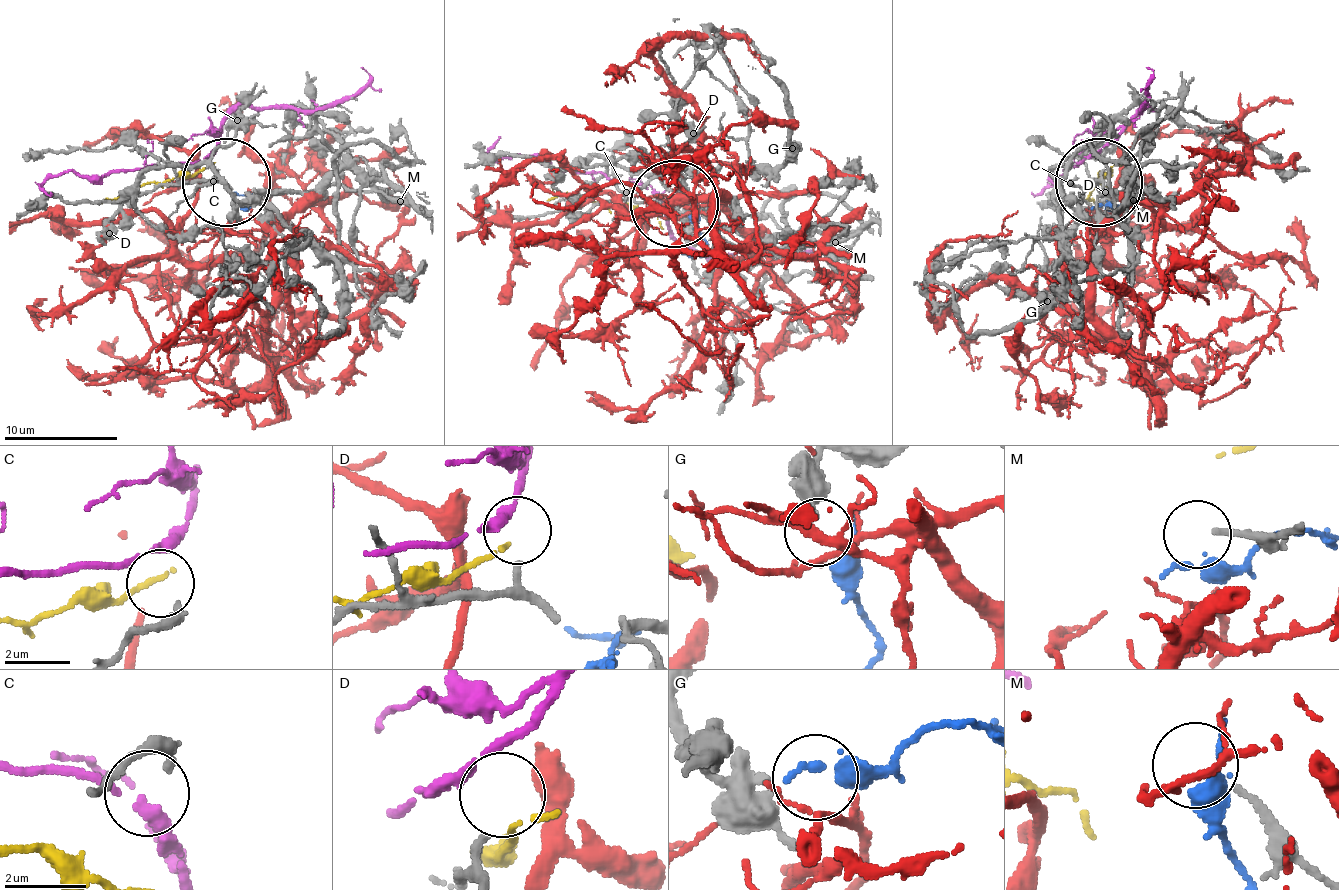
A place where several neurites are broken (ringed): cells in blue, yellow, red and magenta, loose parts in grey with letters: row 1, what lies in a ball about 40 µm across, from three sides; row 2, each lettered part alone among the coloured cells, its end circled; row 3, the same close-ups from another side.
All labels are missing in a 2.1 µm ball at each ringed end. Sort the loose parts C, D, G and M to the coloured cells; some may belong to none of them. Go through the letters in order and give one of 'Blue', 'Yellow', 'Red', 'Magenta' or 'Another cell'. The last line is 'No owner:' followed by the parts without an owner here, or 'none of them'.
C: Magenta
D: Another cell
G: Blue
M: Another cell
No owner: D, M

